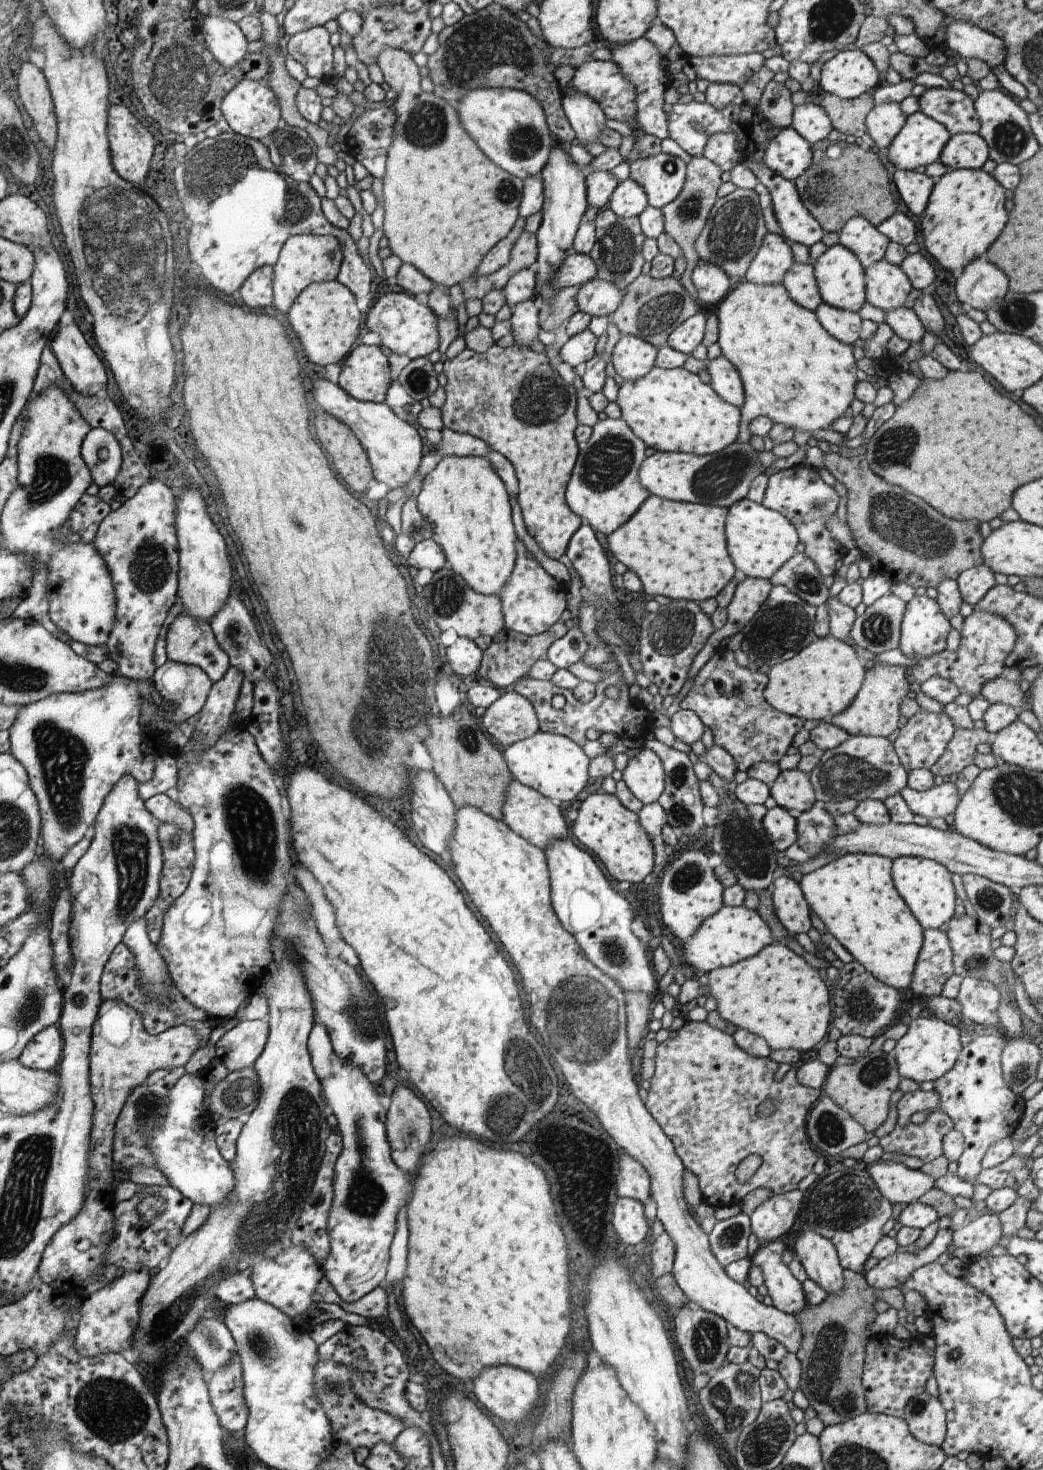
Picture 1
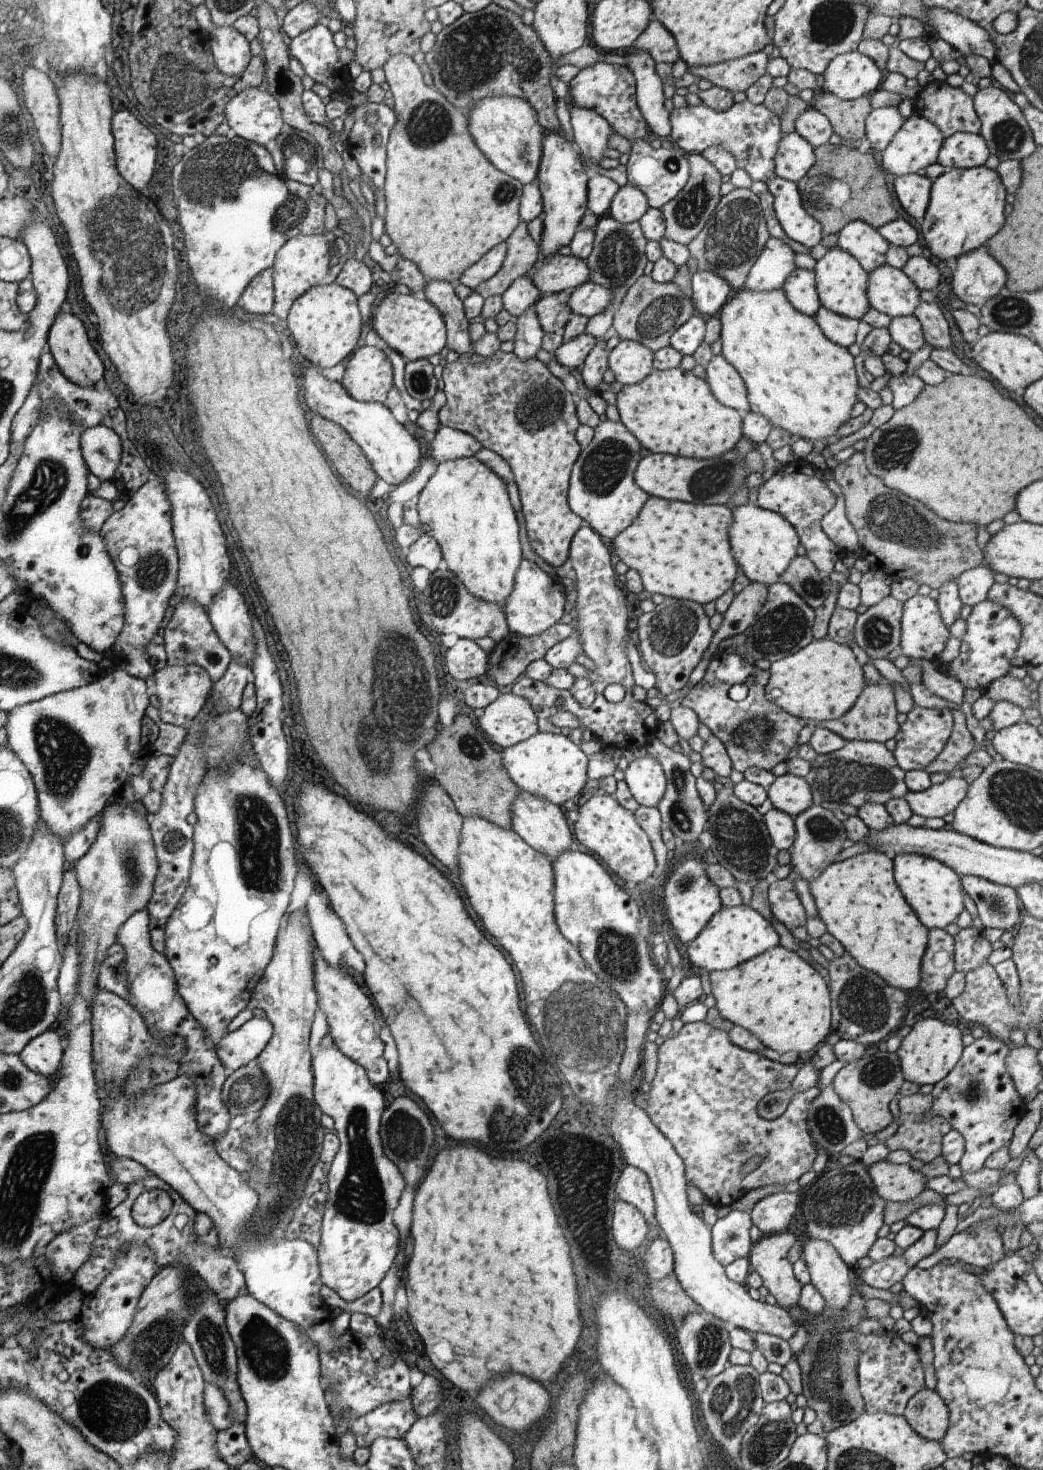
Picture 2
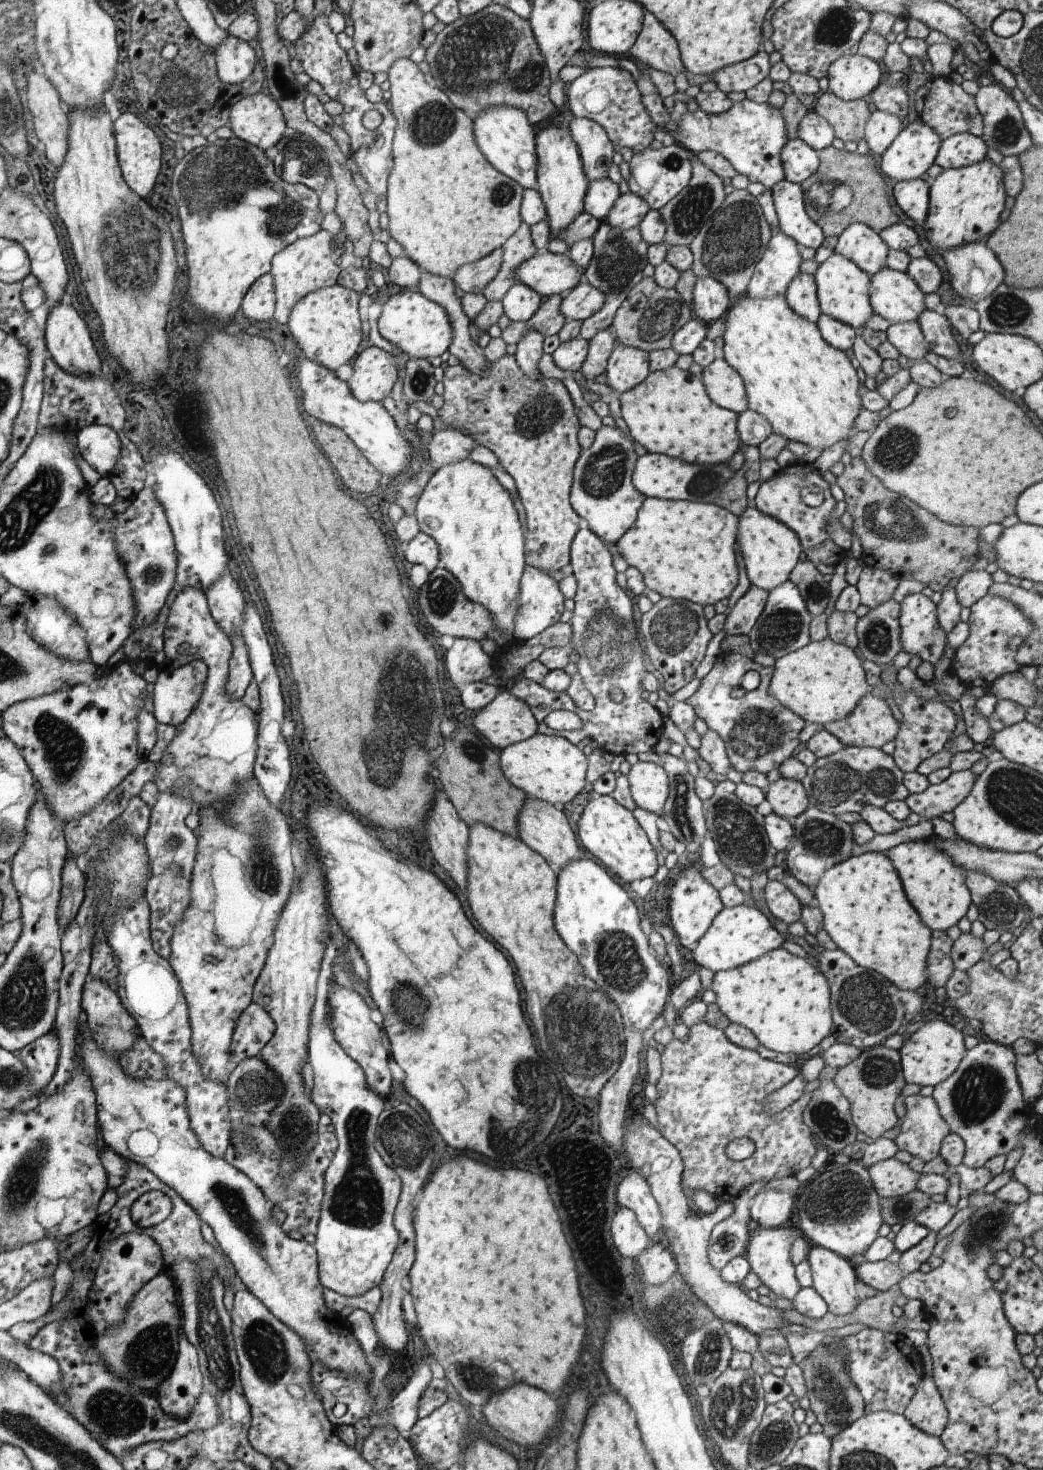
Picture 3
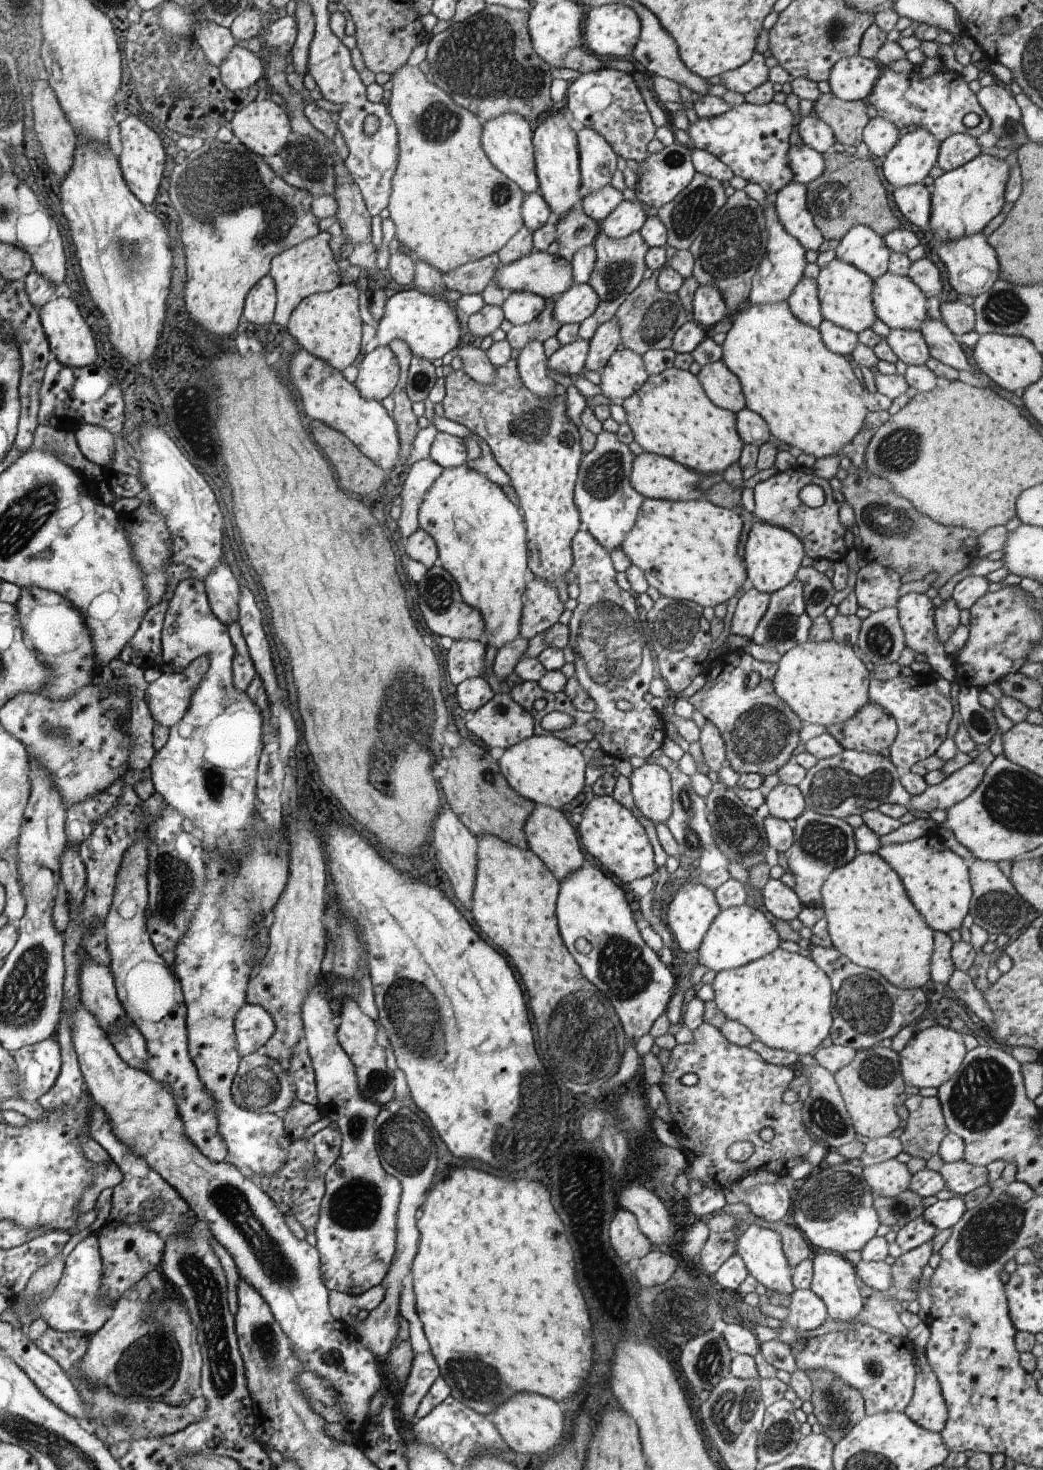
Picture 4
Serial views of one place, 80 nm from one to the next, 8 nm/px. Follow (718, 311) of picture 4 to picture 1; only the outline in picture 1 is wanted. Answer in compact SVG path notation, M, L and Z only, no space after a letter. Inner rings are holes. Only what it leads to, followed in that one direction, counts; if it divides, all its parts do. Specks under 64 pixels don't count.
M700 261L692 272L692 282L698 294L698 303L704 311L728 296L733 285L724 269L714 262Z

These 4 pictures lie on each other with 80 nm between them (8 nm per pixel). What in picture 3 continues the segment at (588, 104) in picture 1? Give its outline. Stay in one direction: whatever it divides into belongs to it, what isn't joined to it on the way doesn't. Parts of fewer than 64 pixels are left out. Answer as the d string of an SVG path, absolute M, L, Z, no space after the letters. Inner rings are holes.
M576 117L568 128L576 142L588 182L608 178L615 148L606 130L592 120Z

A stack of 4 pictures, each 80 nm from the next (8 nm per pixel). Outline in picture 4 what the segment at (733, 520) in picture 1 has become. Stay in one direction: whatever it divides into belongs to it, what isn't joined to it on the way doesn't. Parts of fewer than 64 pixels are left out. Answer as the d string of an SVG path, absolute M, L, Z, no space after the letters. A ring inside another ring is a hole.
M755 519L748 532L748 543L744 552L746 554L743 560L746 564L749 587L772 595L796 579L796 572L801 568L805 556L805 546L792 532Z

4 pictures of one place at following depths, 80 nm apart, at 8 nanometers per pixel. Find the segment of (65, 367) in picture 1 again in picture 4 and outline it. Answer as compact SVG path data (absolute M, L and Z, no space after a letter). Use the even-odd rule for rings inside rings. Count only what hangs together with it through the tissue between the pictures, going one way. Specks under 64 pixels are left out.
M56 298L42 306L39 315L44 333L50 342L50 351L56 354L56 359L64 366L83 368L96 364L96 342L92 338L90 326L84 322L78 306L70 298Z

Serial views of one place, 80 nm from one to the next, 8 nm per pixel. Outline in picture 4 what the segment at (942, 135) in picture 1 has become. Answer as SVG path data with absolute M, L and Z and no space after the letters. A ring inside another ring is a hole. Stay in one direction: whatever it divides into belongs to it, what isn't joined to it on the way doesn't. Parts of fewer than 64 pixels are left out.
M916 128L914 132L906 132L902 138L894 144L894 147L886 154L882 174L884 178L895 188L912 186L912 184L924 184L924 179L930 176L932 168L937 166L940 154L940 143L930 132L924 128Z

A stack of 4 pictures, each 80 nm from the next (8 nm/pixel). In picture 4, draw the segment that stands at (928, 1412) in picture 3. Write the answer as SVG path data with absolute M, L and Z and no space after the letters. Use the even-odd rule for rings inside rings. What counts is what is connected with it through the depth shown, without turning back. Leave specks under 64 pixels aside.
M914 1352L914 1364L917 1372L915 1388L905 1414L918 1426L931 1432L942 1432L948 1419L948 1410L944 1401L938 1376L930 1367L926 1352Z

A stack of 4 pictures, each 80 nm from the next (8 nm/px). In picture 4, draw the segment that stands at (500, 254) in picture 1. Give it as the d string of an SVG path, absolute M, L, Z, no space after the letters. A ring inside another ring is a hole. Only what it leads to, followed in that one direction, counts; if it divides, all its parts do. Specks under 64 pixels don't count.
M495 253L444 273L442 282L444 288L458 291L462 295L481 294L492 283L500 266L498 254Z

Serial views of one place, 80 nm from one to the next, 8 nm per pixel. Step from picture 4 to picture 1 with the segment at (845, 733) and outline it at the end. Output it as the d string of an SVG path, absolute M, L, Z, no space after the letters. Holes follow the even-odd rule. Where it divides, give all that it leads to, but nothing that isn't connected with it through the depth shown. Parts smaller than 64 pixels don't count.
M887 663L875 664L865 672L862 688L852 700L852 704L836 714L830 720L805 720L803 728L810 732L817 724L834 724L838 728L846 730L849 736L880 736L888 738L896 729L901 727L900 704L904 696L908 695L909 683L904 674L906 667L890 666Z

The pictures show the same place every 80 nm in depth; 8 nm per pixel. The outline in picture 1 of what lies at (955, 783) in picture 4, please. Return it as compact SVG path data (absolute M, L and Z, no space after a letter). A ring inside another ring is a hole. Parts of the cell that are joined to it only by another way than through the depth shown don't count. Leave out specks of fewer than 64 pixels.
M944 781L941 786L934 786L926 791L916 791L907 786L902 790L901 796L913 815L929 820L938 817L945 819L949 814L953 814L961 799L954 781Z

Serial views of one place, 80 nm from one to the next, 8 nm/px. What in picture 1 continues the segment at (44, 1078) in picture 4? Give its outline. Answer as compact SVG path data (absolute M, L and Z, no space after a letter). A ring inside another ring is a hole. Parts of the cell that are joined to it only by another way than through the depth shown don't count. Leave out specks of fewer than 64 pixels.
M58 1024L42 1030L28 1045L19 1060L27 1068L52 1072L62 1059L63 1037Z

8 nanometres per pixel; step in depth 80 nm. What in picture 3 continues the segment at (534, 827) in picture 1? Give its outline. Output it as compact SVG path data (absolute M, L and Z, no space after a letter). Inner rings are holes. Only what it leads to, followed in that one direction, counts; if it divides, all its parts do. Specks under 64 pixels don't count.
M534 796L526 798L517 816L517 829L519 837L534 852L543 856L556 873L560 872L565 864L583 856L578 840L576 840L576 834L562 808L544 799L537 799Z

